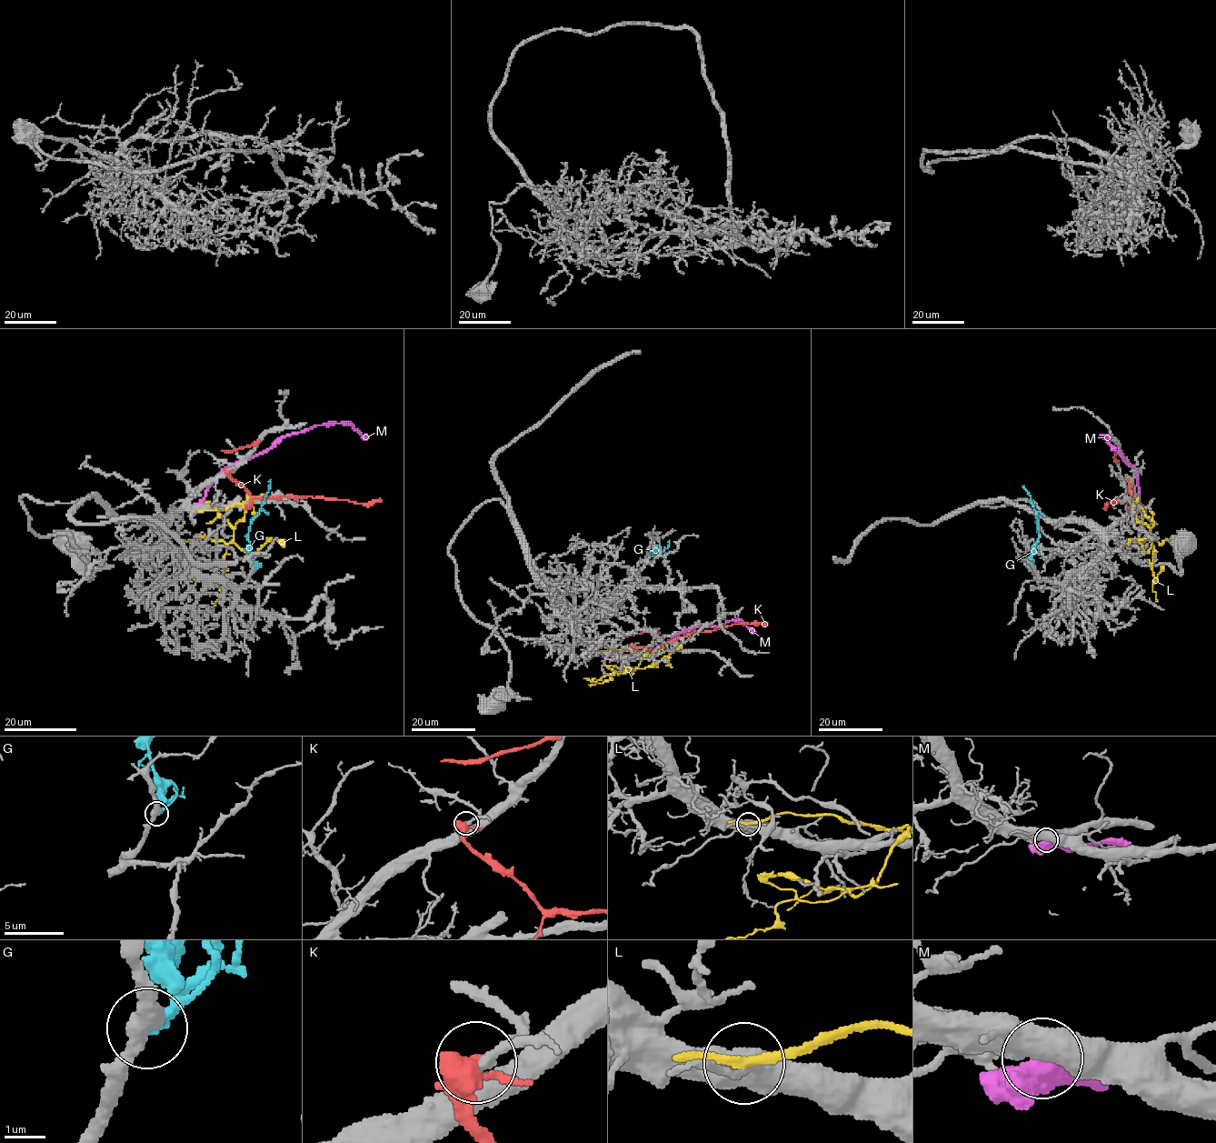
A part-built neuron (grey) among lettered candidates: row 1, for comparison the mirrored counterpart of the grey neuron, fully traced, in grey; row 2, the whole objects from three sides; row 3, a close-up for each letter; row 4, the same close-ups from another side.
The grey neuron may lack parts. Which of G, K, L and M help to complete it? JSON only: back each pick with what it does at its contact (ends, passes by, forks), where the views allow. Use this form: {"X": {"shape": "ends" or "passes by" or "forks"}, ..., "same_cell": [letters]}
{"G": {"shape": "passes by"}, "same_cell": ["G"]}

